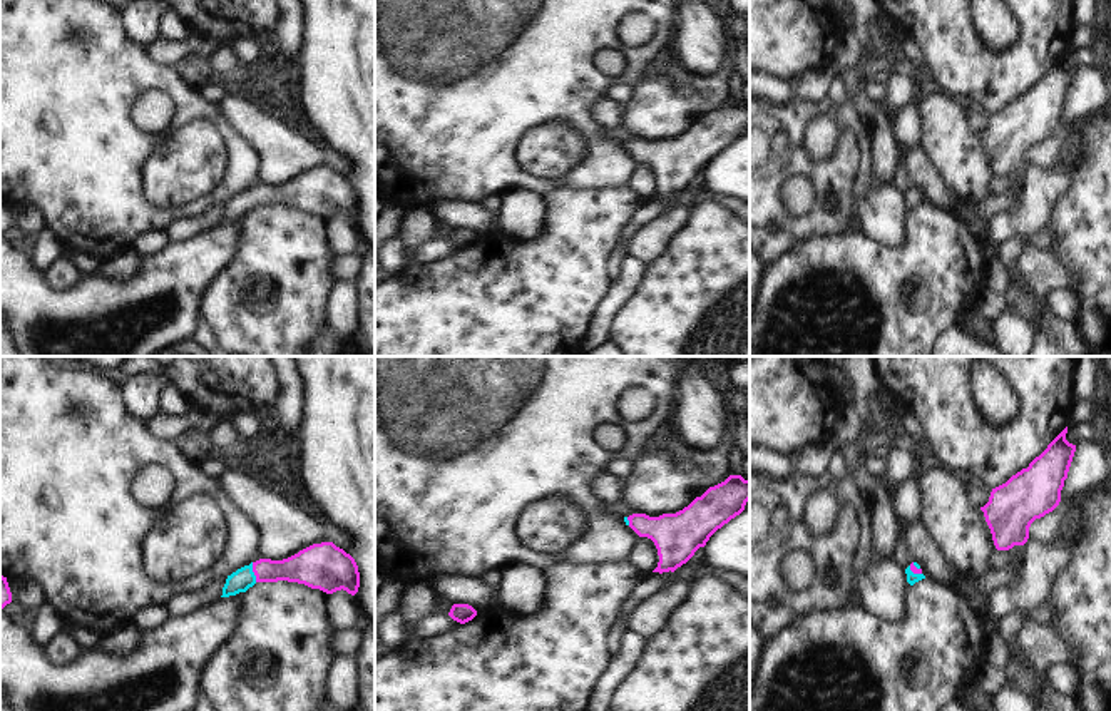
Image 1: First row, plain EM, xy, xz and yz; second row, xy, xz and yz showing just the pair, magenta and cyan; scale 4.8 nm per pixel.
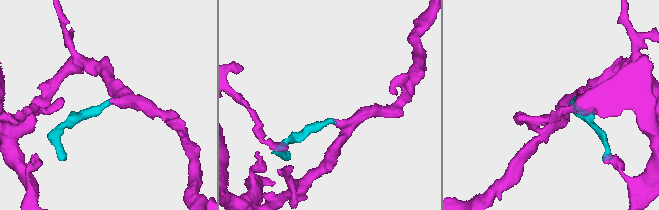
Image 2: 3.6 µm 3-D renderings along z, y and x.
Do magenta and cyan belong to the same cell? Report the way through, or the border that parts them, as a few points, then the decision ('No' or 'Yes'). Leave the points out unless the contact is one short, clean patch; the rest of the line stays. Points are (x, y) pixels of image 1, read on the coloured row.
Path across: xy (305, 567), (253, 571), (240, 581). Yes

